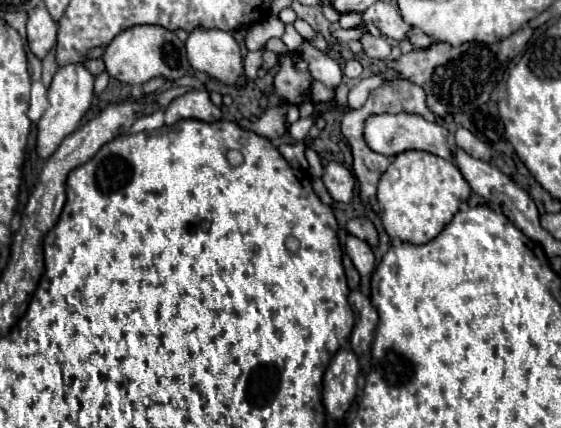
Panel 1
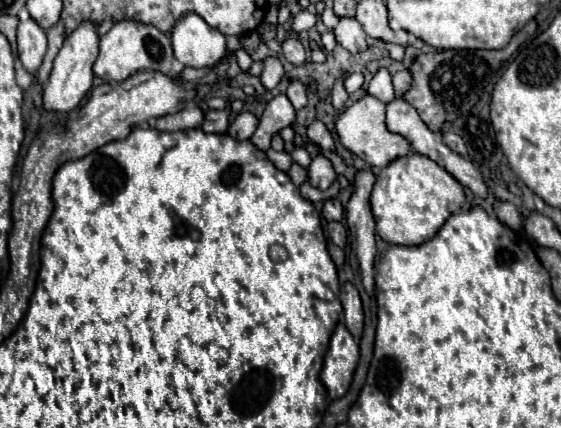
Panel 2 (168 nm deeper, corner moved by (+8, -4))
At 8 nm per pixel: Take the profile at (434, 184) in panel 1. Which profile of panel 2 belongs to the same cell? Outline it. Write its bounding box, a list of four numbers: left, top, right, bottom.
[370,154,464,246]

